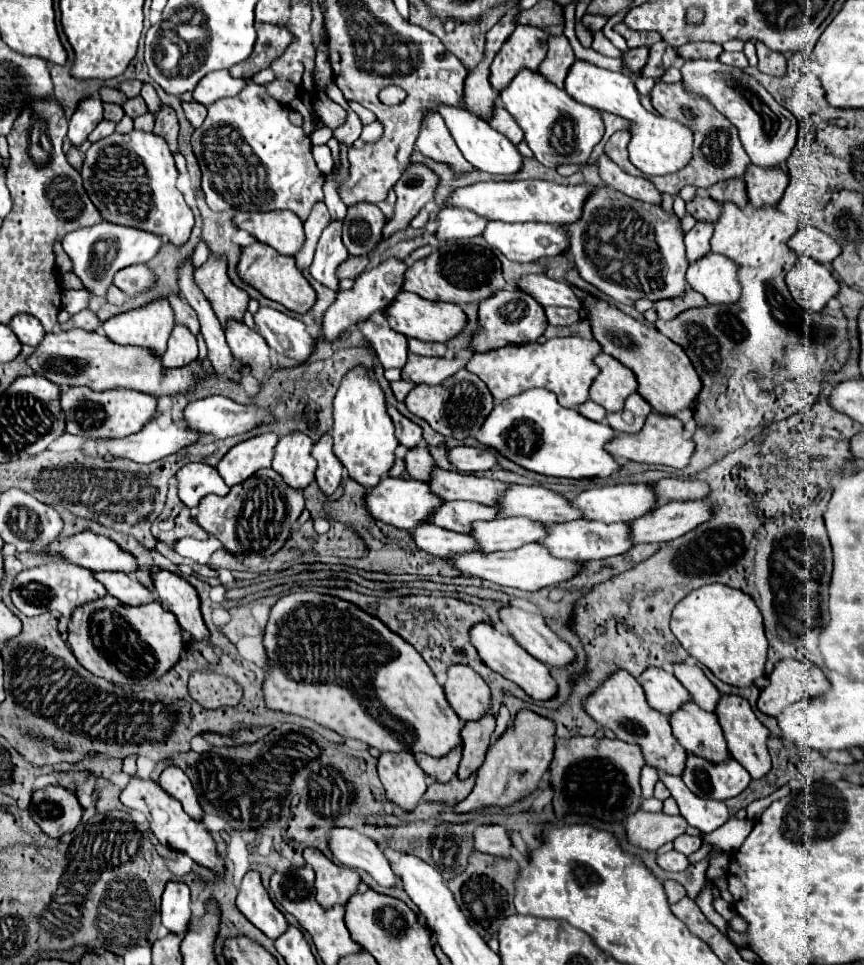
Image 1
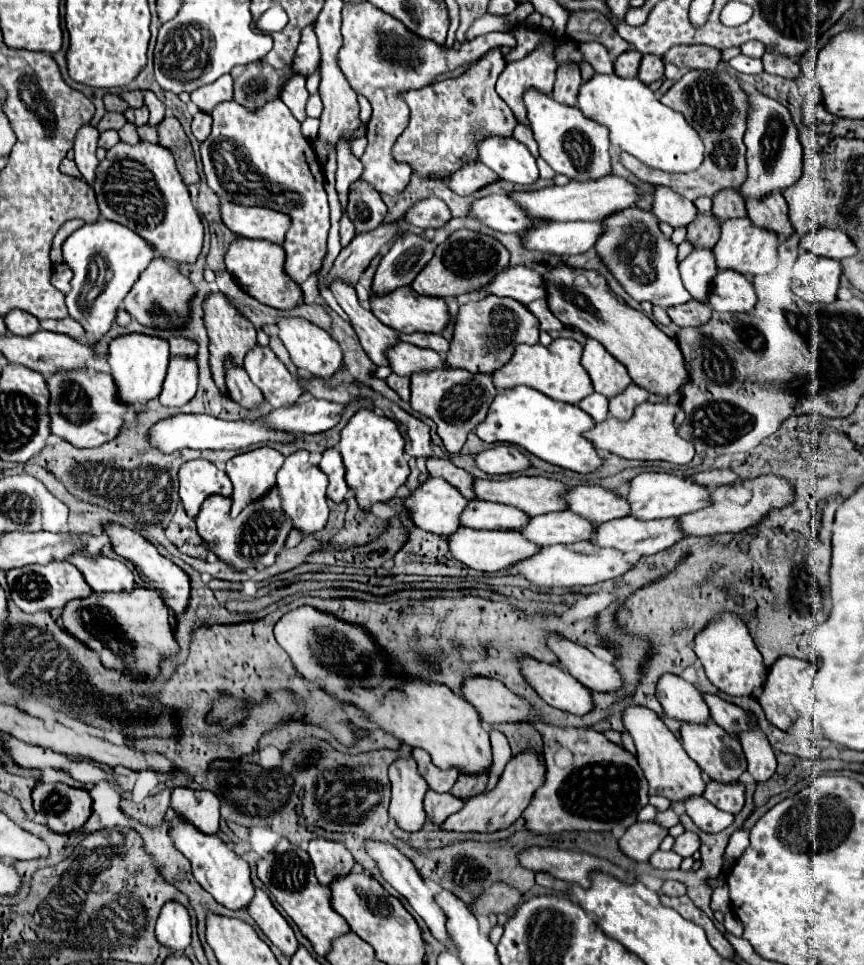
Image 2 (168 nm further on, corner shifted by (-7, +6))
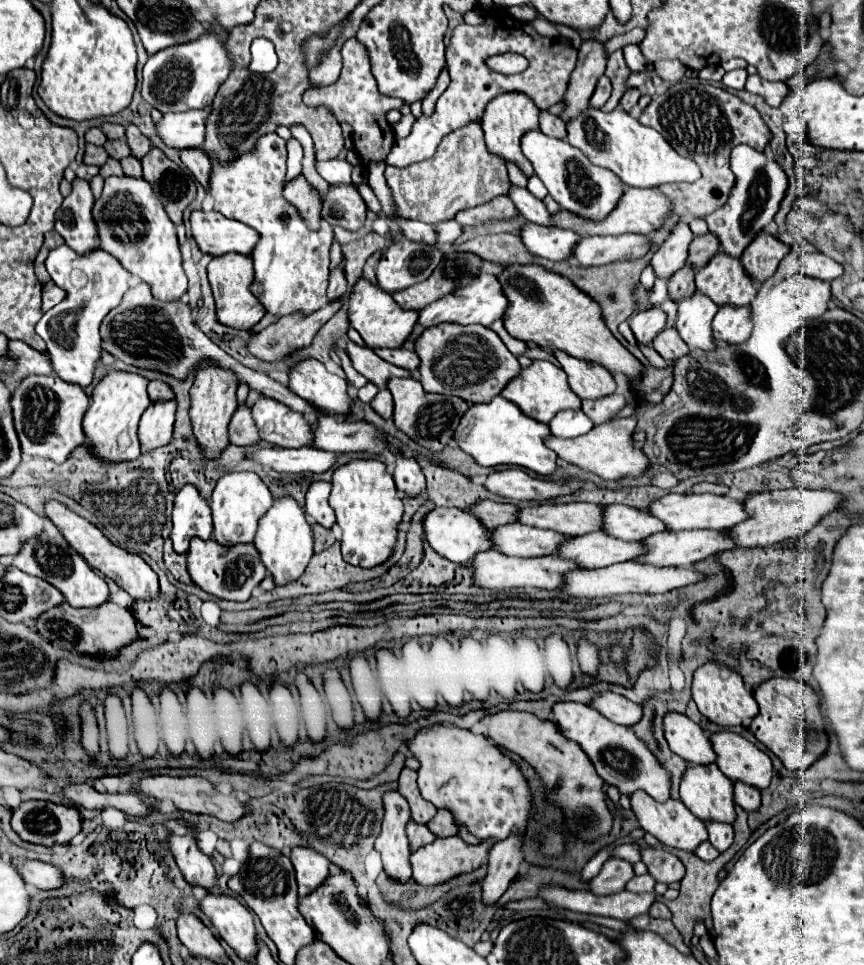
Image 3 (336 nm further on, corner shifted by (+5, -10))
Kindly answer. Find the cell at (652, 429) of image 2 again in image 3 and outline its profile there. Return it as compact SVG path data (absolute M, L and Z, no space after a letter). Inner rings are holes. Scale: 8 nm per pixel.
M616 418L608 424L594 426L588 434L566 440L566 438L548 438L546 446L558 454L558 458L576 464L582 470L588 470L602 480L620 480L620 478L638 478L646 474L652 464L650 458L644 454L642 448L634 444L634 430L636 430L636 418Z

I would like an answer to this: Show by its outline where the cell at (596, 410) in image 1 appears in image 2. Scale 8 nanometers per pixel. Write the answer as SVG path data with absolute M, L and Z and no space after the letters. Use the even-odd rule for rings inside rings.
M590 394L584 400L578 402L578 408L582 408L594 422L602 422L608 416L608 400L602 394Z

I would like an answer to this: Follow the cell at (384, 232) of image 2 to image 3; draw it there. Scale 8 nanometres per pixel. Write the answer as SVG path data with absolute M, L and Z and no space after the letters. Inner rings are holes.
M344 298L330 300L316 312L294 312L290 316L282 316L276 324L268 326L252 338L252 344L248 344L250 352L262 360L272 362L288 356L296 348L308 346L314 334L342 308L342 302Z

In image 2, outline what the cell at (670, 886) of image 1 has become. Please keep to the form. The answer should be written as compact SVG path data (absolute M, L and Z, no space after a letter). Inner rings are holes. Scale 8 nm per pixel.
M668 880L668 882L664 882L662 892L664 892L666 896L684 896L684 894L686 894L686 886L684 886L682 882Z

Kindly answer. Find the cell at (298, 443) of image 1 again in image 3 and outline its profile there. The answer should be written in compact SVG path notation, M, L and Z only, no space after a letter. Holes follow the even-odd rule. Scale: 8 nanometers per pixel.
M292 496L276 498L272 508L260 520L260 528L256 532L254 544L260 552L266 570L274 576L276 584L286 584L300 578L308 560L314 554L314 534L312 534L312 526L306 520L304 508Z

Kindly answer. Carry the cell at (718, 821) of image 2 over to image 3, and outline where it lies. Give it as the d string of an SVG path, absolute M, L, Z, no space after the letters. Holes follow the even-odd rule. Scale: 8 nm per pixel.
M704 840L704 842L700 842L698 848L696 848L696 856L702 858L702 860L714 860L714 858L718 856L718 850L716 850L708 840Z

